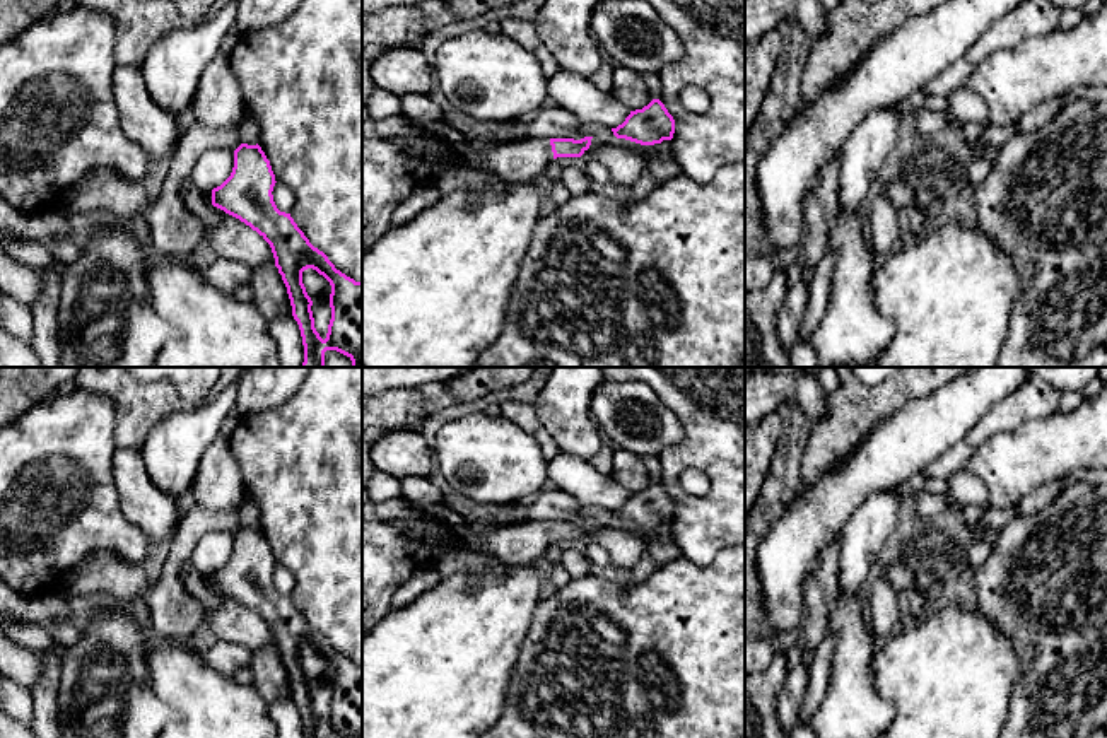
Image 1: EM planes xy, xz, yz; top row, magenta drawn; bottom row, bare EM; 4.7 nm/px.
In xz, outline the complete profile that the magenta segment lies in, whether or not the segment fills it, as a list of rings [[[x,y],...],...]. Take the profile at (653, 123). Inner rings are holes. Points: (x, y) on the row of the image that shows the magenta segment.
[[[653,99],[642,109],[630,111],[625,121],[612,132],[617,138],[654,145],[673,138],[675,120],[659,99]]]

